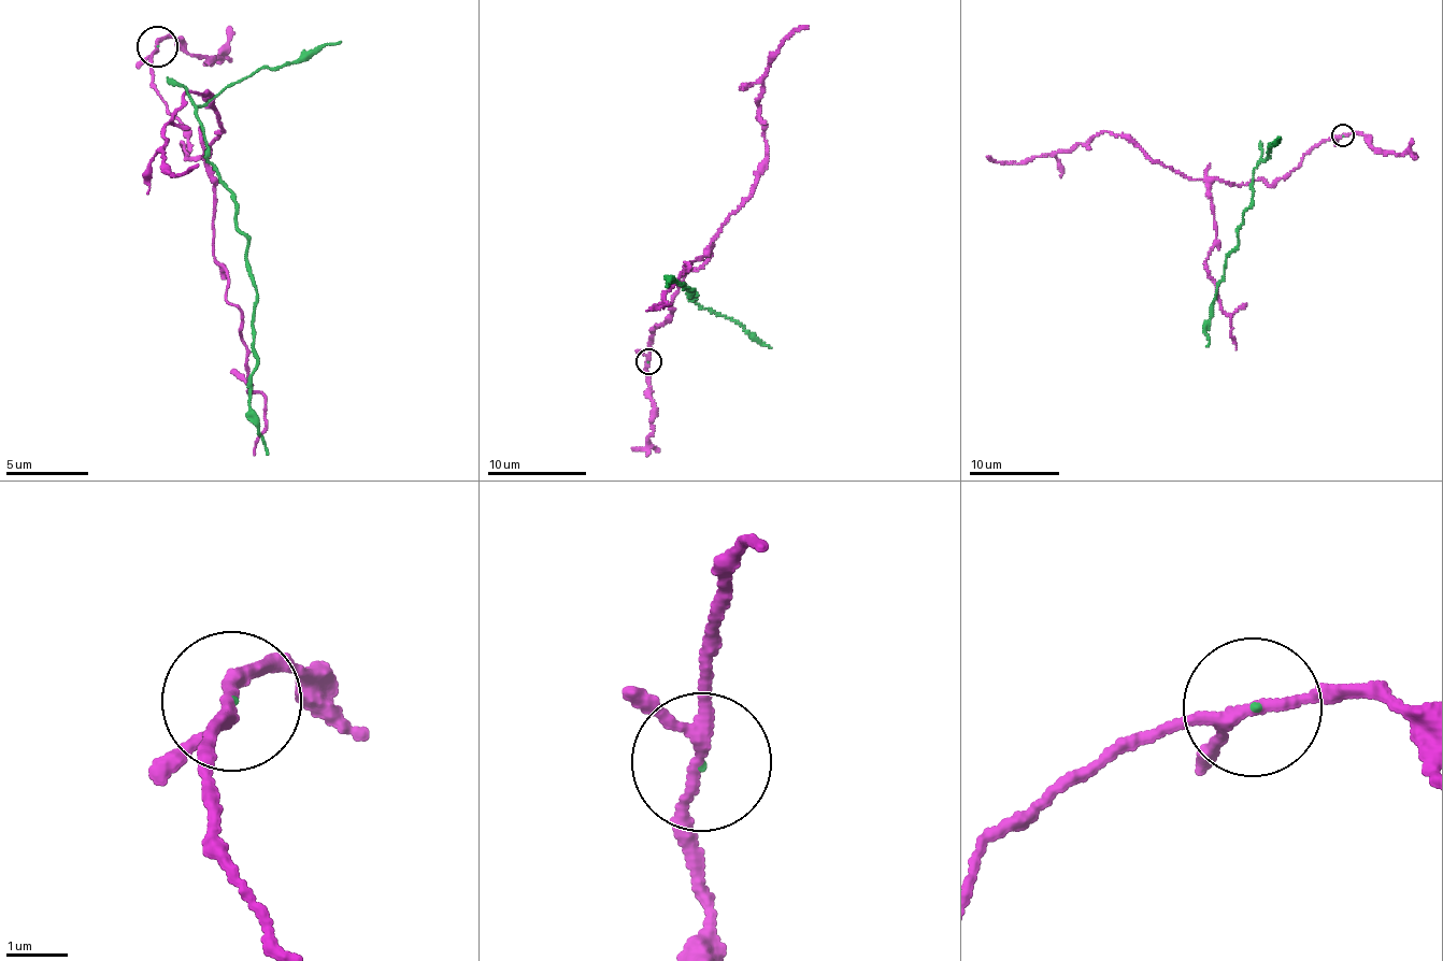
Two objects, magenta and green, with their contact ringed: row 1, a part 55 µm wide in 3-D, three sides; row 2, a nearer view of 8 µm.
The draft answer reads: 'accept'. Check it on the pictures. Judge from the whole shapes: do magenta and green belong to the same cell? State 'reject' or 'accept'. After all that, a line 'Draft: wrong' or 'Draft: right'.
reject
Draft: wrong

